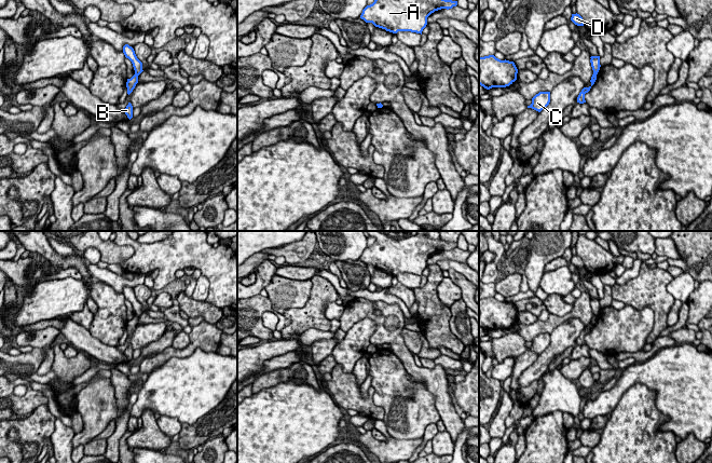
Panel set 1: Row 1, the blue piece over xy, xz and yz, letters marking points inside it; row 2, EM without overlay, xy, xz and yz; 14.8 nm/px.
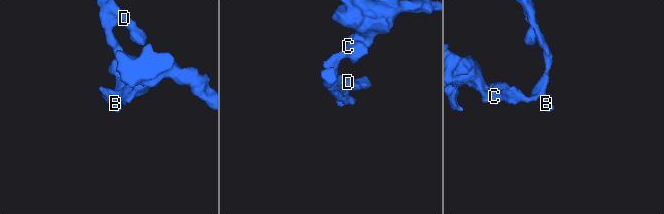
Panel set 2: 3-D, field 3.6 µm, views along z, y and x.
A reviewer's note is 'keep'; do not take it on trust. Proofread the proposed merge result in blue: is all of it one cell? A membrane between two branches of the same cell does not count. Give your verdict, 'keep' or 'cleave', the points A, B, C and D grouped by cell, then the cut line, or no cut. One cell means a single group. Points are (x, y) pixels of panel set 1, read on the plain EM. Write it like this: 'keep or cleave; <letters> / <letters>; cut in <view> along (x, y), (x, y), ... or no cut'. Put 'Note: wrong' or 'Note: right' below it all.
cleave; A B C / D; cut in xy along (135, 314), (138, 316)
Note: wrong

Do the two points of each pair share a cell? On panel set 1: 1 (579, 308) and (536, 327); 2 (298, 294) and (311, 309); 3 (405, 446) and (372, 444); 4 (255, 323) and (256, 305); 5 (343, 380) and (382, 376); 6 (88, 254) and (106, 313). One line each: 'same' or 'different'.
1: same
2: different
3: same
4: same
5: different
6: different

